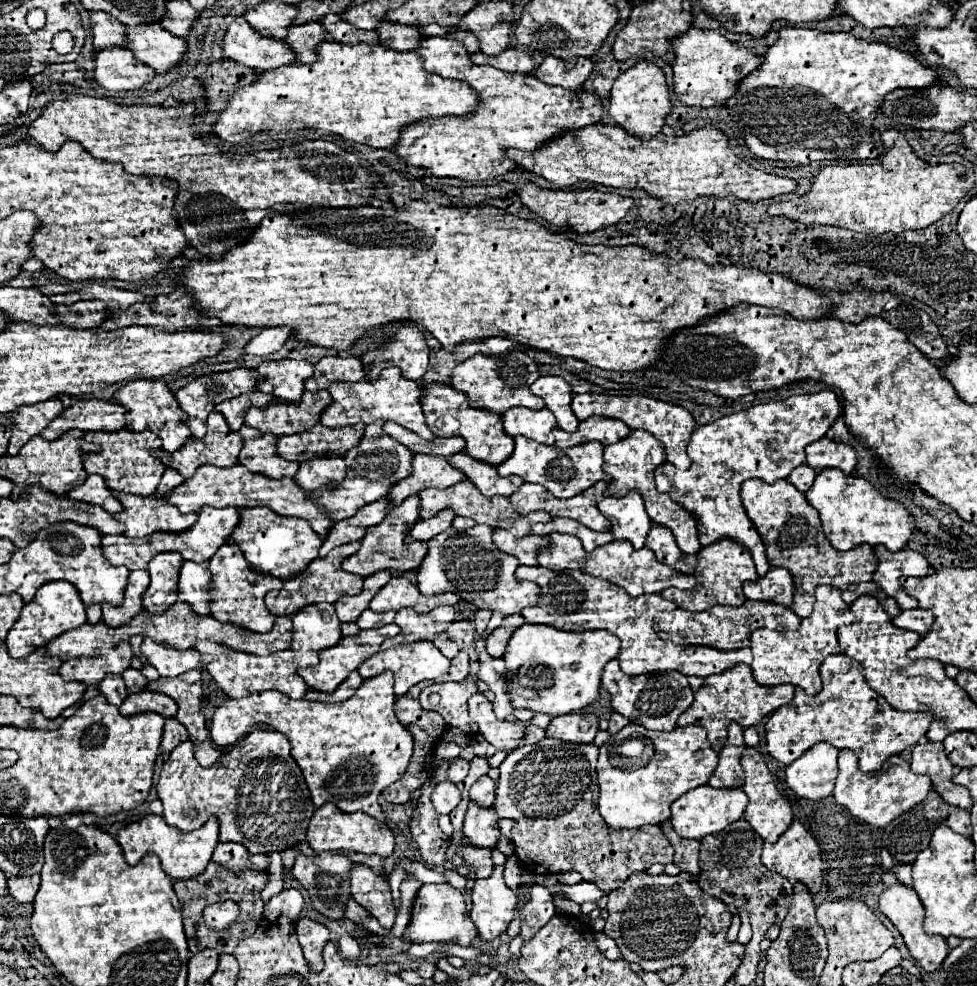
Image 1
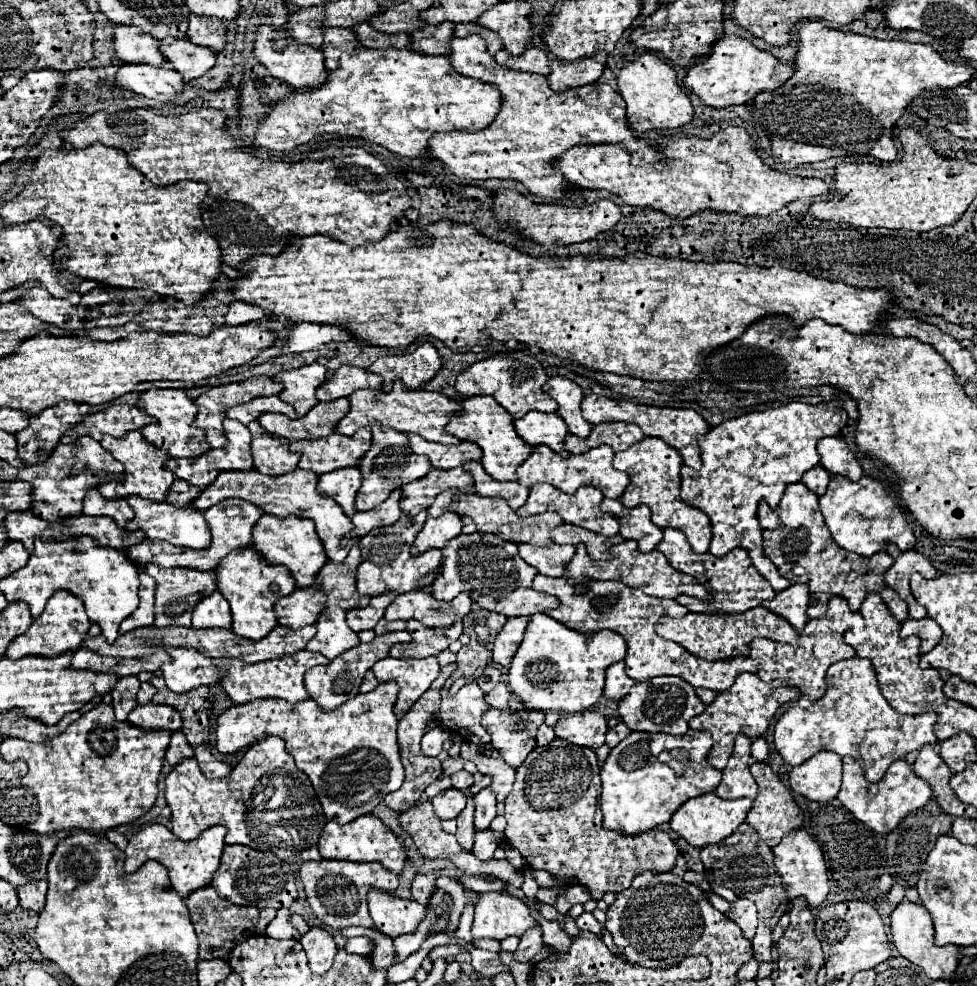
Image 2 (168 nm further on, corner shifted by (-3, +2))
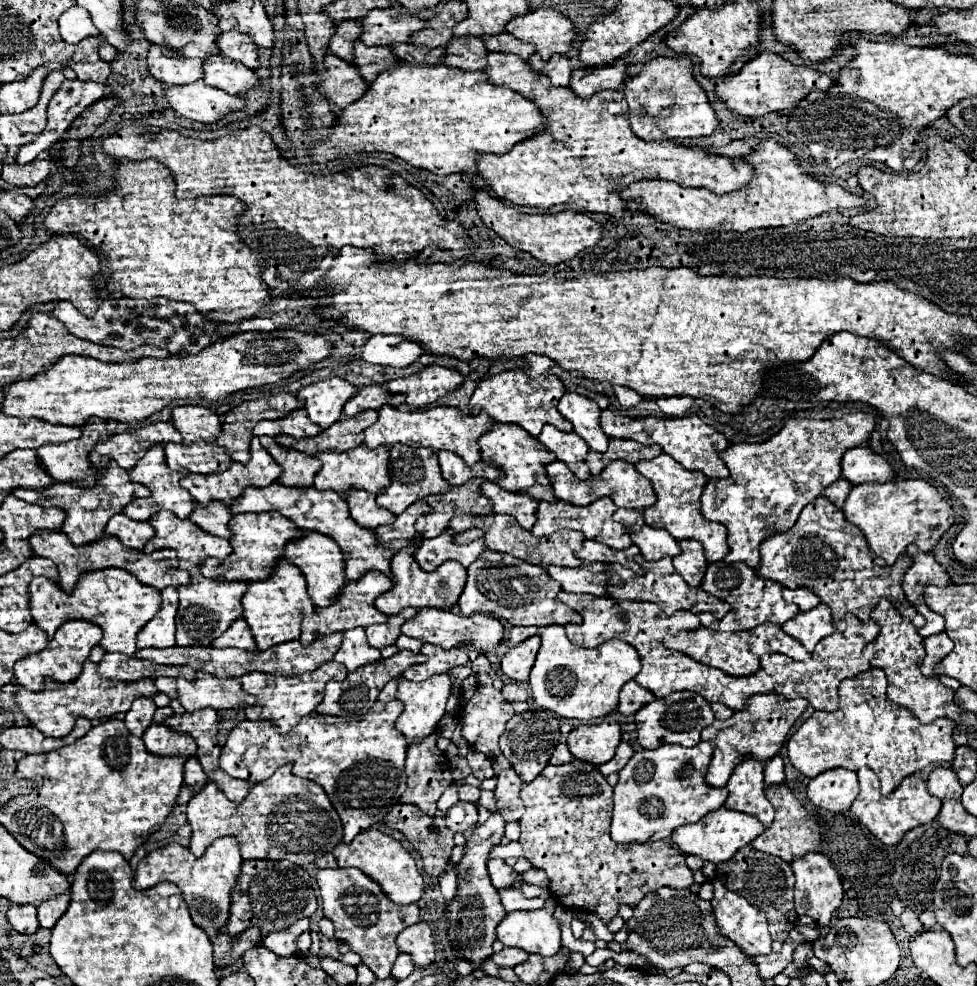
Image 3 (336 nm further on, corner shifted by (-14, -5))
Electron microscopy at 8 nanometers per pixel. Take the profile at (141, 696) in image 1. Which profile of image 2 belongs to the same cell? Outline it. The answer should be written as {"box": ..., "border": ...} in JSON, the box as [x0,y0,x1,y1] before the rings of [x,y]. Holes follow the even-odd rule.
{"box":[128,705,182,731],"border":[[[138,705],[130,711],[128,723],[136,725],[140,729],[148,731],[180,731],[182,729],[182,717],[176,713],[176,709],[168,705]]]}

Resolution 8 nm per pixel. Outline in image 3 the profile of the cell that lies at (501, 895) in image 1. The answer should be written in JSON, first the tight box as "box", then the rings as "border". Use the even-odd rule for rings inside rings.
{"box":[497,906,561,956],"border":[[[553,906],[541,910],[517,910],[497,924],[497,940],[525,952],[553,956],[561,948],[561,930],[553,918]]]}

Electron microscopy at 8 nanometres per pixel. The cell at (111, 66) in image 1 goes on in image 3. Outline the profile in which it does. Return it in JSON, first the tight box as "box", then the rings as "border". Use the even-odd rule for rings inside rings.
{"box":[163,80,245,124],"border":[[[203,80],[185,86],[167,86],[163,96],[177,114],[203,124],[211,124],[229,112],[243,110],[245,106],[239,96],[211,88]]]}

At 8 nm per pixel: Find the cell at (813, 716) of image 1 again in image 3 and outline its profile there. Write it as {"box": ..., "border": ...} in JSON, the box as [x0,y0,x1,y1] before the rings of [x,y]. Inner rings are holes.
{"box":[787,668,957,796],"border":[[[879,668],[845,678],[838,689],[839,710],[815,712],[789,738],[787,750],[791,764],[807,778],[831,768],[859,770],[869,766],[881,780],[881,794],[889,796],[905,776],[935,762],[951,762],[957,748],[951,738],[955,722],[939,718],[931,724],[921,724],[905,708],[889,702],[885,688],[887,678]]]}

